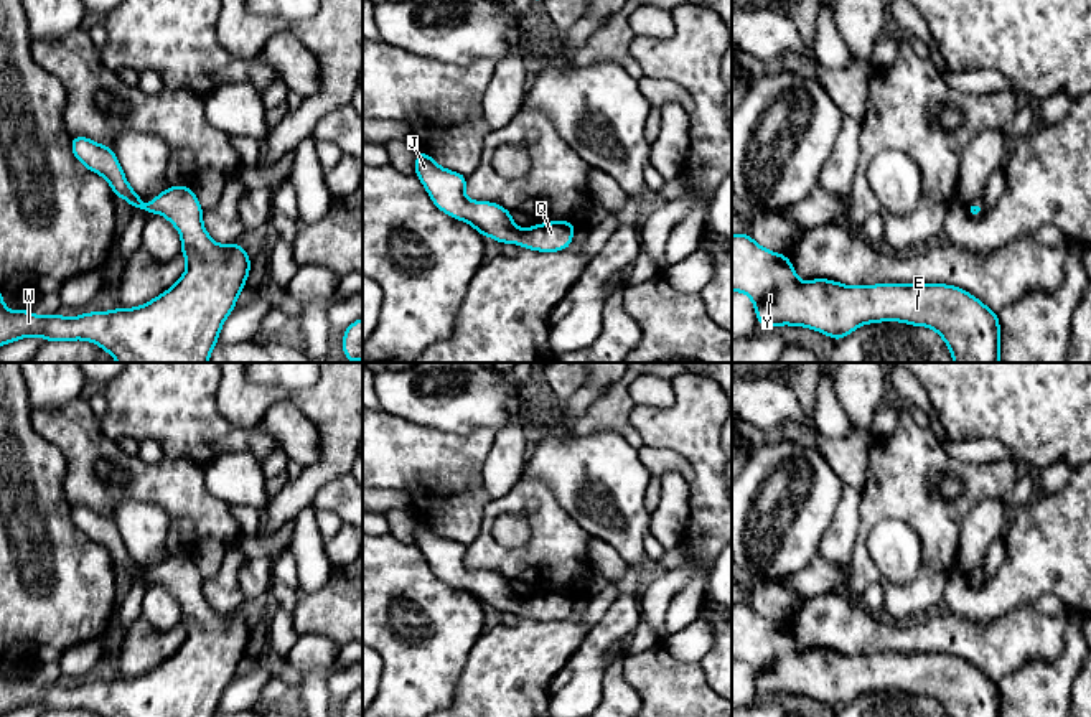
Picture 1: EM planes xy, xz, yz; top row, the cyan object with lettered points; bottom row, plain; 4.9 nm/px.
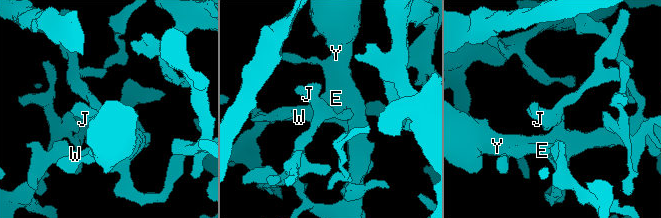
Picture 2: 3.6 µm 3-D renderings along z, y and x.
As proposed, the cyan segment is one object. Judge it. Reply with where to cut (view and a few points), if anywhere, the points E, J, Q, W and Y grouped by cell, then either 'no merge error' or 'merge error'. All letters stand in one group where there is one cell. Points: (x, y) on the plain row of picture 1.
cut none; groups E J Q W Y; no merge error

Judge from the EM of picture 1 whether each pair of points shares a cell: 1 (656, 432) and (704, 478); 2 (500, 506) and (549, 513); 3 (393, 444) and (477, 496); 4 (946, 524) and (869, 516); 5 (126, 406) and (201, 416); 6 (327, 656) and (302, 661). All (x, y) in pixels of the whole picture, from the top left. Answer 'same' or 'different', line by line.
1: same
2: same
3: same
4: same
5: same
6: same

